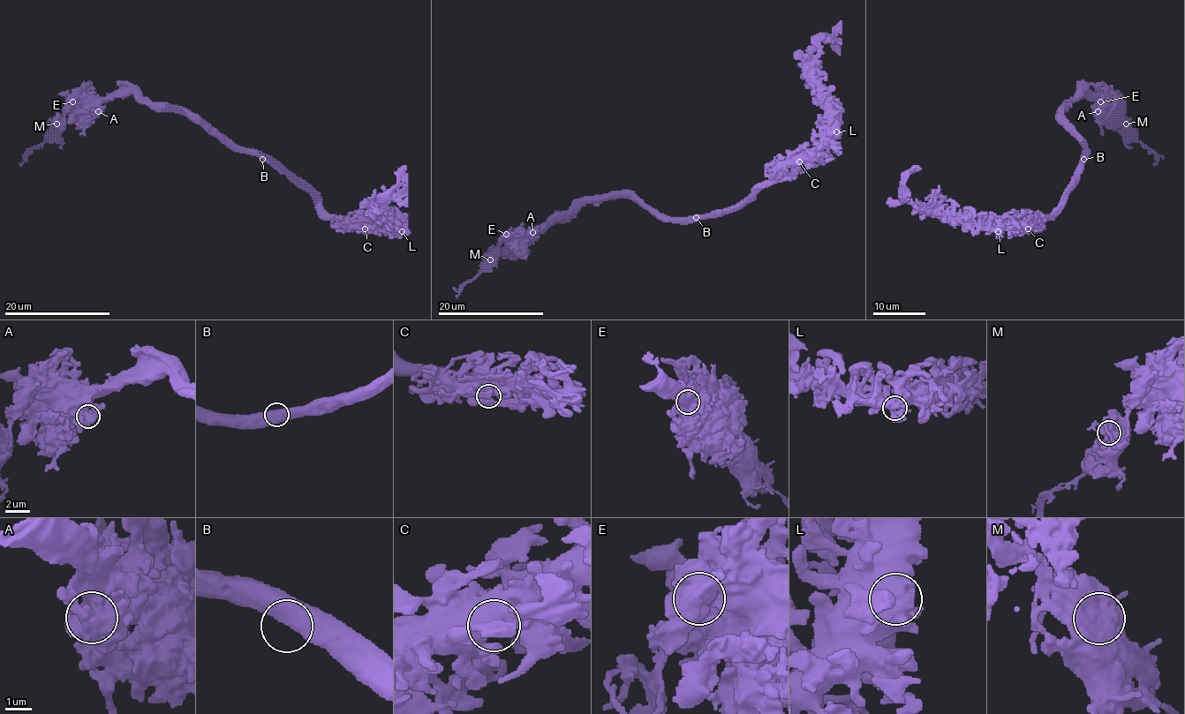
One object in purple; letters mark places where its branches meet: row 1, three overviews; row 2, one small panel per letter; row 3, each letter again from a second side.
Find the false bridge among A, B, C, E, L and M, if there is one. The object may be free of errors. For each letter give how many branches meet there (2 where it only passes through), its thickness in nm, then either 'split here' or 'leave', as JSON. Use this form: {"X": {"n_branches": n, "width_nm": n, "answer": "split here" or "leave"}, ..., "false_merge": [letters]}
{"A": {"n_branches": 2, "width_nm": 750, "answer": "leave"}, "B": {"n_branches": 2, "width_nm": 600, "answer": "leave"}, "C": {"n_branches": 1, "width_nm": 1100, "answer": "leave"}, "E": {"n_branches": 1, "width_nm": 1100, "answer": "split here"}, "L": {"n_branches": 1, "width_nm": 1050, "answer": "leave"}, "M": {"n_branches": 2, "width_nm": 850, "answer": "leave"}, "false_merge": ["E"]}

